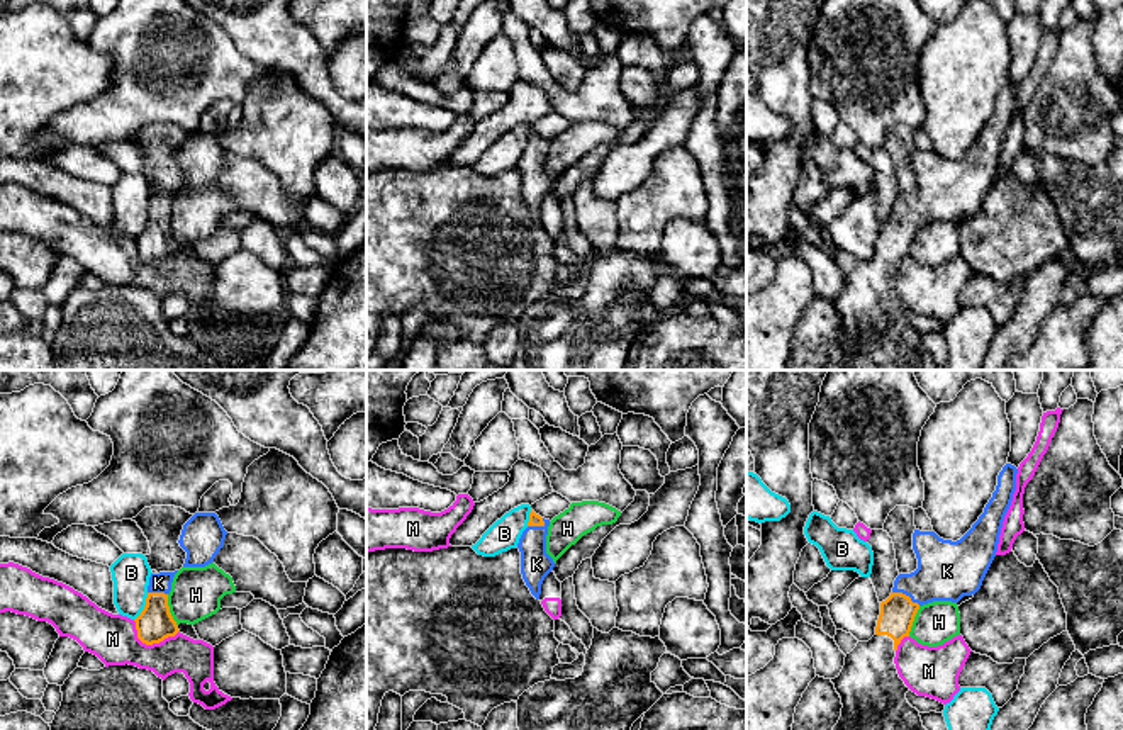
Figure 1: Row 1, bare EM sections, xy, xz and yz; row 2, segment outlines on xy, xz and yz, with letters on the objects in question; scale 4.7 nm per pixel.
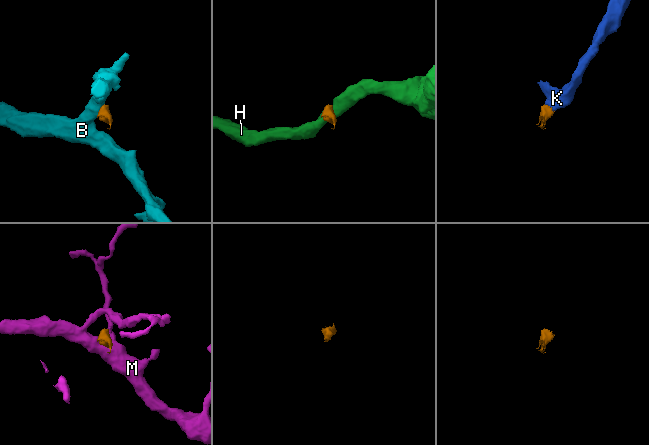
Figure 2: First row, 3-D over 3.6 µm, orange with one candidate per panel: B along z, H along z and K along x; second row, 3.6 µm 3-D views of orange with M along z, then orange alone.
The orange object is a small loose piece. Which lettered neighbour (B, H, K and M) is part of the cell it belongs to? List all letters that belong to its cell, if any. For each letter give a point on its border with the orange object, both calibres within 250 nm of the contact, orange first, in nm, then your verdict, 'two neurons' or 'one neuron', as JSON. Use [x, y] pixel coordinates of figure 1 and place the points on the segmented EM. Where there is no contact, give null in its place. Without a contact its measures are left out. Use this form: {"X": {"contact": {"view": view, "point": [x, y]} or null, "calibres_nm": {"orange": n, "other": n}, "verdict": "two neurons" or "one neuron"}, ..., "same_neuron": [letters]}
{"B": {"contact": {"view": "xy", "point": [145, 606]}, "calibres_nm": {"orange": 170, "other": 180}, "verdict": "two neurons"}, "H": {"contact": {"view": "xy", "point": [168, 610]}, "calibres_nm": {"orange": 170, "other": 240}, "verdict": "two neurons"}, "K": {"contact": {"view": "yz", "point": [905, 595]}, "calibres_nm": {"orange": 170, "other": 280}, "verdict": "one neuron"}, "M": {"contact": {"view": "xy", "point": [150, 644]}, "calibres_nm": {"orange": 170, "other": 220}, "verdict": "two neurons"}, "same_neuron": ["K"]}

